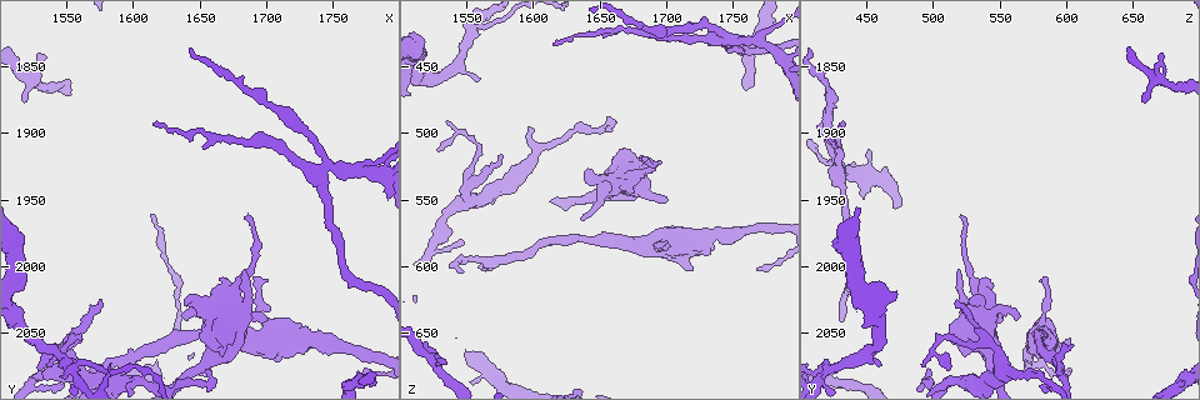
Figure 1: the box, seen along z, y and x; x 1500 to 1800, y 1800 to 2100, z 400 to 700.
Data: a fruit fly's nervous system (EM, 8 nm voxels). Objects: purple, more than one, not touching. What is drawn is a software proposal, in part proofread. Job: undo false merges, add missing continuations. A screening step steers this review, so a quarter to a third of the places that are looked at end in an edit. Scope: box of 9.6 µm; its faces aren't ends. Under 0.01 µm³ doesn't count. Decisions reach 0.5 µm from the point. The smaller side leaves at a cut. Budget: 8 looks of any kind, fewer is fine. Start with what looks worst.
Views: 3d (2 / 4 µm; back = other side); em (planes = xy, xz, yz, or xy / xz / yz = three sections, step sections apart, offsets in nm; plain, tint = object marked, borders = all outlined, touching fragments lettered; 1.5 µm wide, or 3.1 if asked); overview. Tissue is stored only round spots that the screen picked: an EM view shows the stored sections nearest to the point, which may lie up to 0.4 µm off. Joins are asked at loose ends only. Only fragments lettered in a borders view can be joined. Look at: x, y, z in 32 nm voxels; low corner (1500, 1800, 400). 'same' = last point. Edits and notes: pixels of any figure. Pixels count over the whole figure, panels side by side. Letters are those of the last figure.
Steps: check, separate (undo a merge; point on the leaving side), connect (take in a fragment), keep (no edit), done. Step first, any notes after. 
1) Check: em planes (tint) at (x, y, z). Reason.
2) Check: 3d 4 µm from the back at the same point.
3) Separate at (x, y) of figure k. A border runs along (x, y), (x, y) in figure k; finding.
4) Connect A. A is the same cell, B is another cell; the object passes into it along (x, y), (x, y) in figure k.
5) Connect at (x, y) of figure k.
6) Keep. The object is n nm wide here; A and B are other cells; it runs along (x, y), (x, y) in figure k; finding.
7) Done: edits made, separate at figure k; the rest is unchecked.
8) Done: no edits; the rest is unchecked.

Check: em planes (borders) at (1614, 1892, 434). Branch stops here.

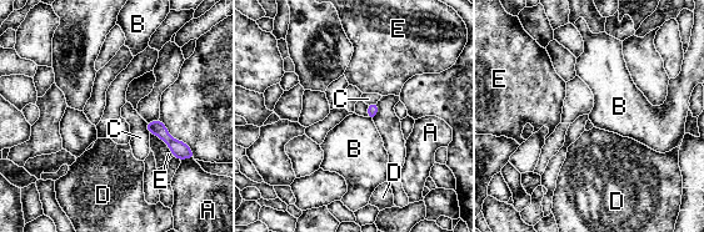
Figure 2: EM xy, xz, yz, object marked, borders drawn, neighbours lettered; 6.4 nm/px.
Keep. The longest contact is with E, 220 nm; A, B, C, D and E are other cells; none of them fits.

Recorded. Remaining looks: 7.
Check: 3d 4 µm at (1554, 2078, 420). Side arm on a straight run.

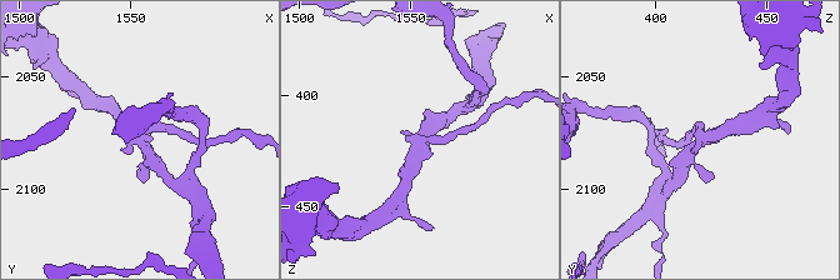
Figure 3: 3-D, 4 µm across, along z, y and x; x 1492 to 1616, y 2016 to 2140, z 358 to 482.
Check: em planes (tint) at (1554, 2076, 423). Shape alone is not enough.

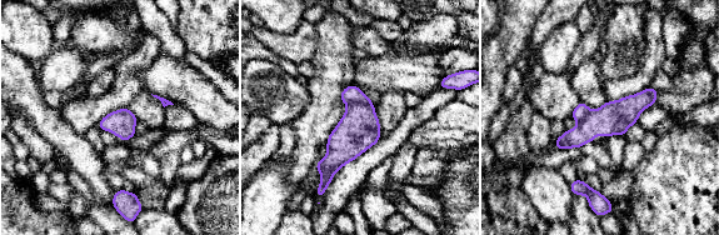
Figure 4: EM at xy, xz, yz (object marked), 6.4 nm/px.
Check: em planes (borders) at the same point.

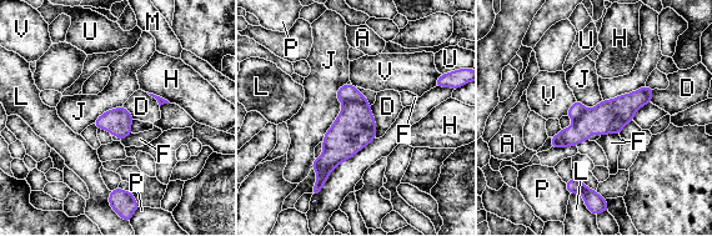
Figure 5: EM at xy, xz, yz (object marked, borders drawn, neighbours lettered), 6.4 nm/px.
Separate at (347, 93) of figure 5. A, D, F, H, J, L, M, P, U and V are other cells; a border runs along (344, 101), (364, 101), (369, 105) in figure 5; two neurons meet here.

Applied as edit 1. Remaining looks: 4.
Check: overview. Redraw.

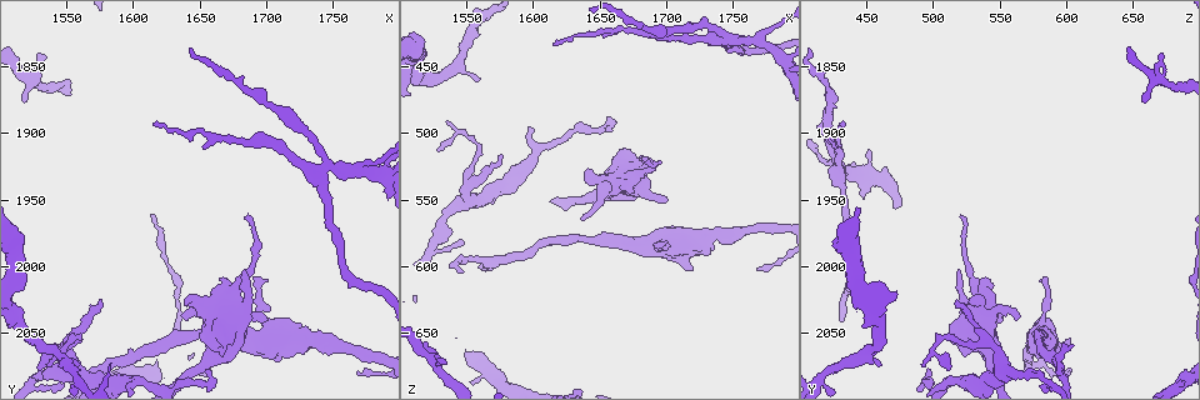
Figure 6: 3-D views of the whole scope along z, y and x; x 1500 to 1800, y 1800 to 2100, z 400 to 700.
Check: em planes (borders) at (1682, 1962, 524).

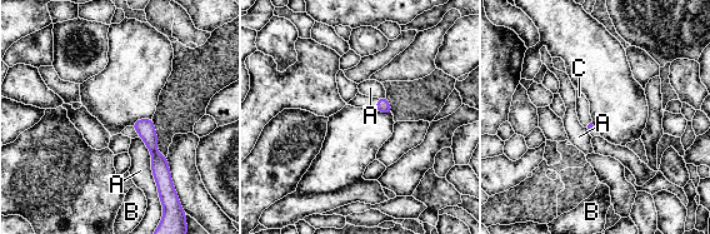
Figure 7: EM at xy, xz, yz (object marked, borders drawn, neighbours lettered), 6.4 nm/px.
Connect C. C is the same cell, A and B are other cells; the object passes into it along (383, 105), (376, 104), (360, 100) in figure 7; it goes on there.

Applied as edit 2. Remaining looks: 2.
Done: edits made, separate at figure 5, connect at figure 7; the rest is unchecked.

